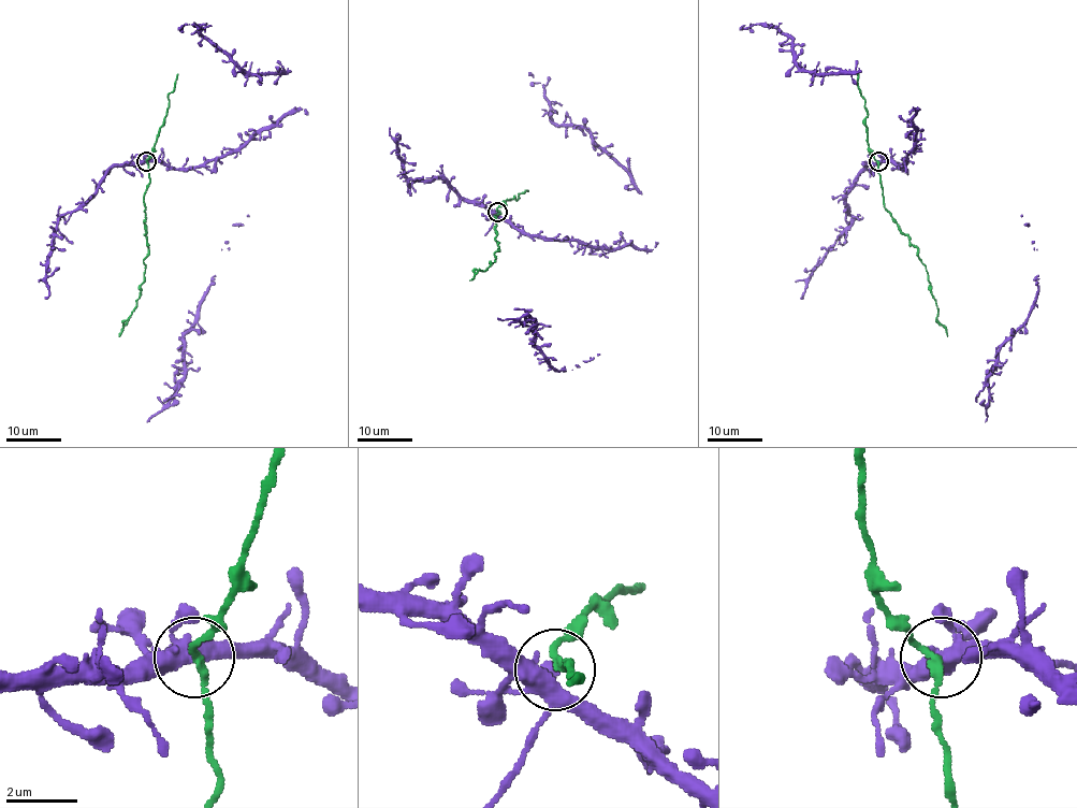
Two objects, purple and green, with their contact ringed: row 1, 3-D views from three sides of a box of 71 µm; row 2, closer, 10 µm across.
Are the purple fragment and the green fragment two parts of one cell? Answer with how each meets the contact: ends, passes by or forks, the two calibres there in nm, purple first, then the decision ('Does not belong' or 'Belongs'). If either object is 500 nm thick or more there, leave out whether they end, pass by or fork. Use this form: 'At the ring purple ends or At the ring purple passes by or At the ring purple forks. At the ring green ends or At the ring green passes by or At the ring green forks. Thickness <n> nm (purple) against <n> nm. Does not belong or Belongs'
At the ring purple forks. At the ring green passes by. Thickness 400 nm (purple) against 170 nm. Belongs

